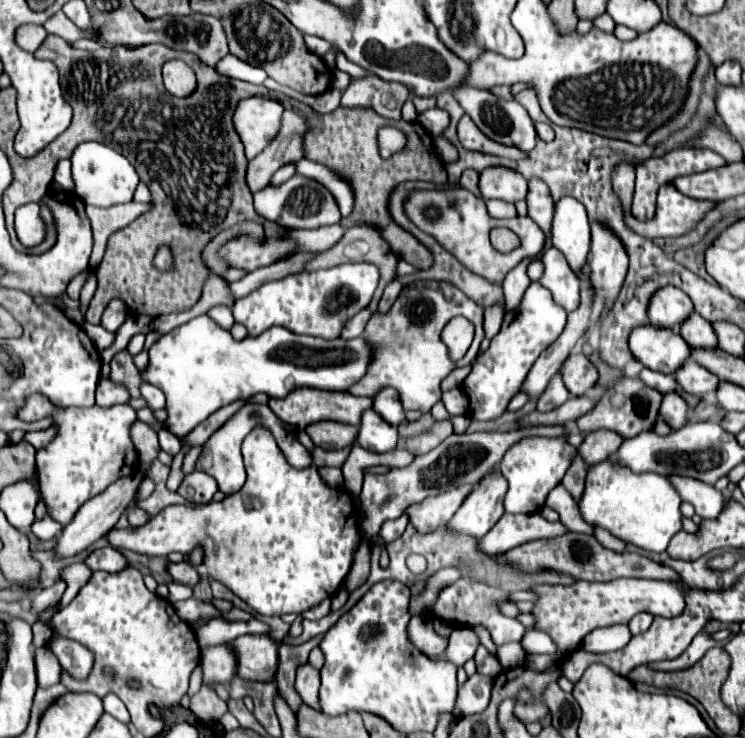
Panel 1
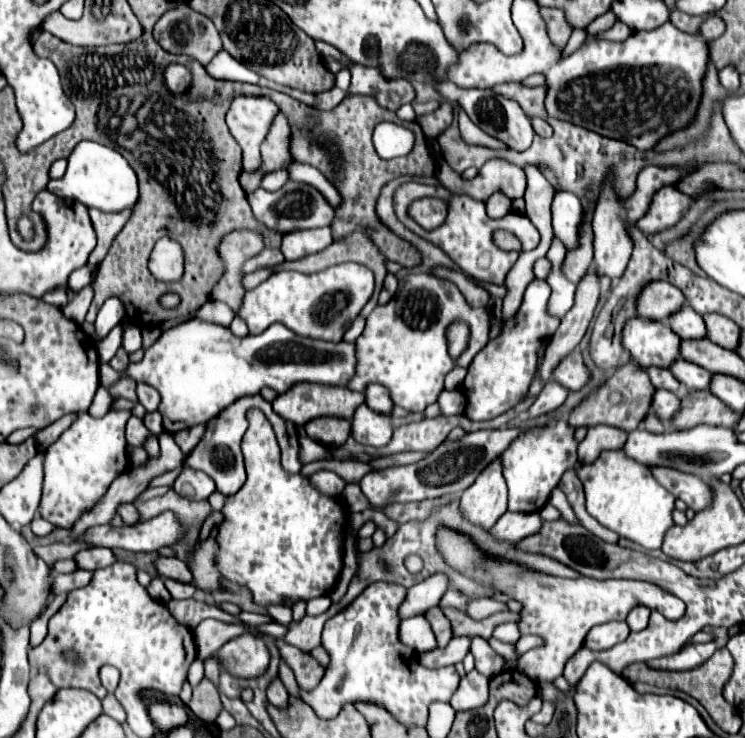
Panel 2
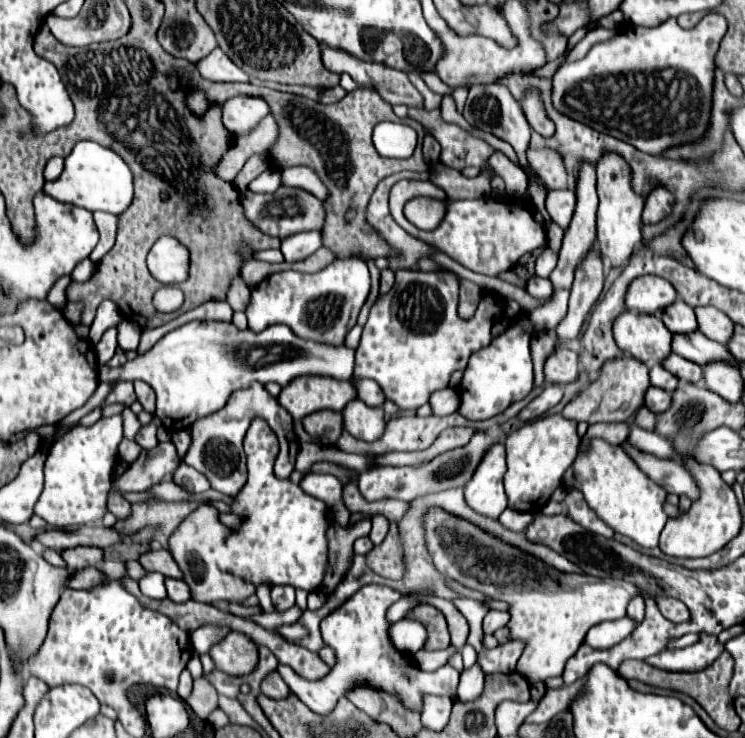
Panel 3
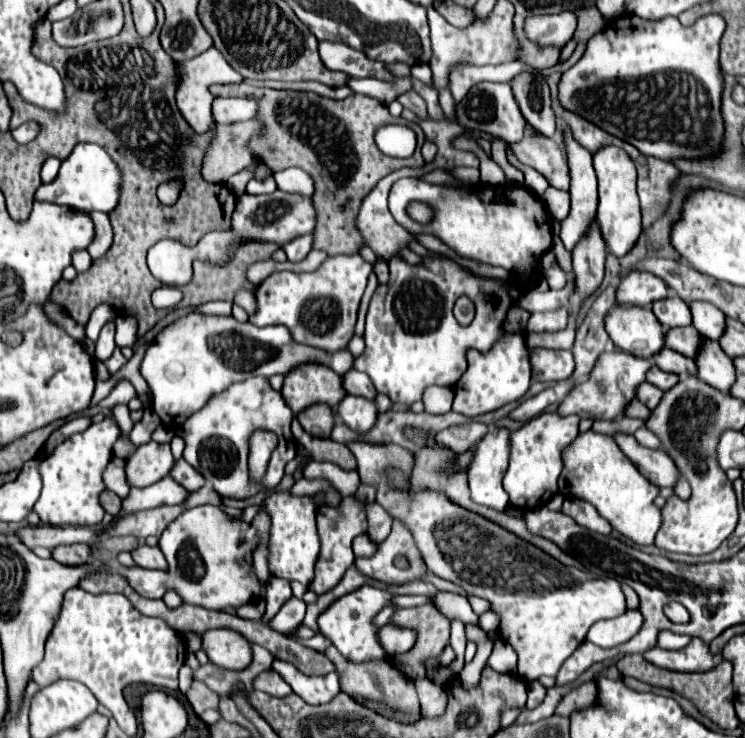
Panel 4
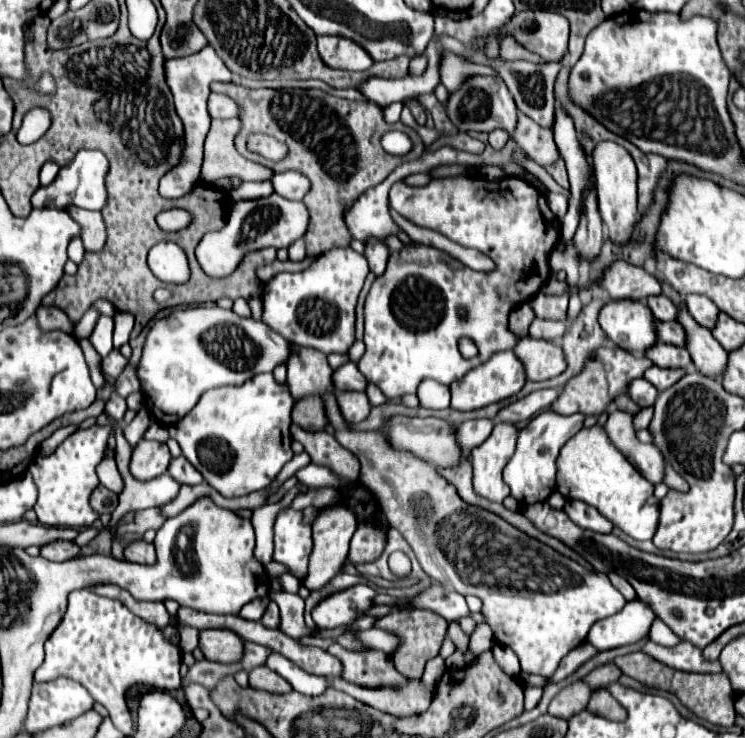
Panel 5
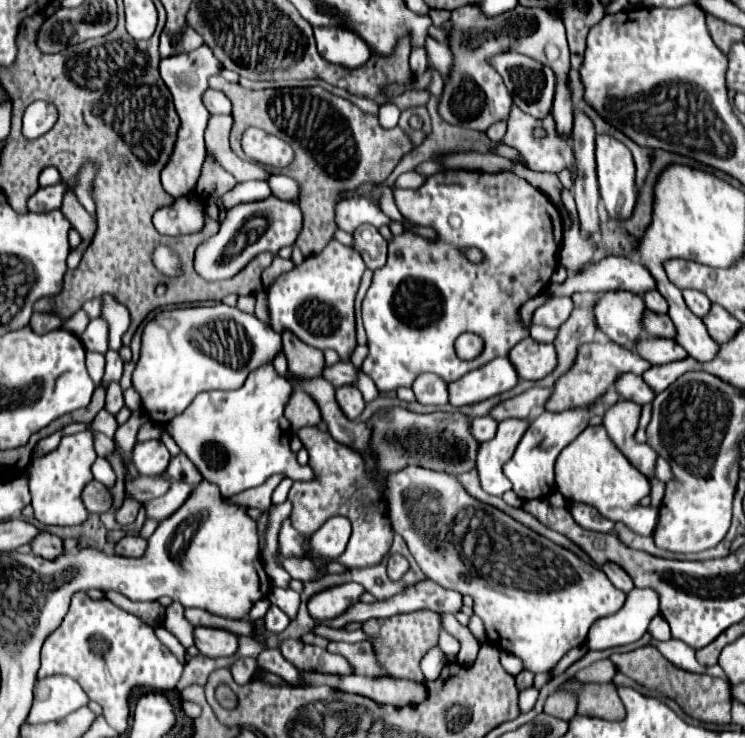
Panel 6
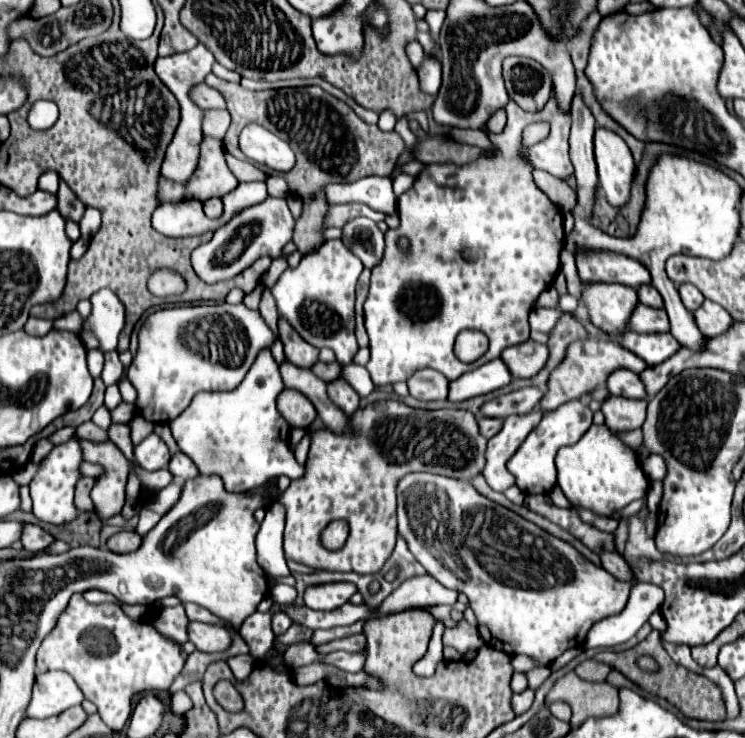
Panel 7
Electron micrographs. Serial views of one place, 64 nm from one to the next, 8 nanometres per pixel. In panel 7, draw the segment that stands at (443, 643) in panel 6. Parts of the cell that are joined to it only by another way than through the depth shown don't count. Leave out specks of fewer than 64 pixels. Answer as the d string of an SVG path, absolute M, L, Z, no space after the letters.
M462 618L452 628L446 628L444 644L456 648L458 652L466 652L472 648L480 648L484 642L480 640L480 634L476 632L476 628Z

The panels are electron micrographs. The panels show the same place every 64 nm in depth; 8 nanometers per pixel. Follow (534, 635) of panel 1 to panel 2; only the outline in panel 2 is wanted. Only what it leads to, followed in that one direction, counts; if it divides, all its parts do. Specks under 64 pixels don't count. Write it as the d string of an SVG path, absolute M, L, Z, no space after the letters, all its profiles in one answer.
M522 636L516 644L514 644L514 652L520 656L520 654L524 654L524 652L528 652L530 648L536 648L536 646L540 646L542 644L542 640L538 638L538 636Z

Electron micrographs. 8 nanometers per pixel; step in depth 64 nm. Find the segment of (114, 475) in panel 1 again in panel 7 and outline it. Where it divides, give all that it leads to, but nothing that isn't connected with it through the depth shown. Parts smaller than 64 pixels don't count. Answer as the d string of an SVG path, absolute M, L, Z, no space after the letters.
M70 438L66 444L56 446L46 456L46 460L42 462L42 468L30 482L30 496L32 496L34 514L38 520L44 520L50 524L64 524L76 518L78 510L74 506L74 486L76 486L76 480L80 478L80 472L78 472L80 462L82 462L82 452L76 438Z

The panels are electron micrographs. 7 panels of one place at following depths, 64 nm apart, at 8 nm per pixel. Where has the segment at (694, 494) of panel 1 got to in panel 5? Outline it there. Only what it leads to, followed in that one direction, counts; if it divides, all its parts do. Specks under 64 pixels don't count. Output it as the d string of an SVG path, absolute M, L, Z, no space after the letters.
M616 410L608 414L606 420L606 434L612 440L612 444L632 462L632 466L638 468L638 472L650 480L652 484L662 482L664 476L664 458L660 456L660 450L654 444L642 444L634 434L634 414Z

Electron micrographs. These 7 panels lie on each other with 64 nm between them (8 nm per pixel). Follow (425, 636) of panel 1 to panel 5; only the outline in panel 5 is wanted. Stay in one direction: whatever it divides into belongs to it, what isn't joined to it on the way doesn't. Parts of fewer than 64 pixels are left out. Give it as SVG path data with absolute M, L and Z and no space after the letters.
M370 628L370 630L364 630L358 634L358 640L364 642L366 646L372 646L372 648L378 648L386 654L392 654L394 648L398 646L398 638L392 636L390 632L386 630L380 630L380 628Z

